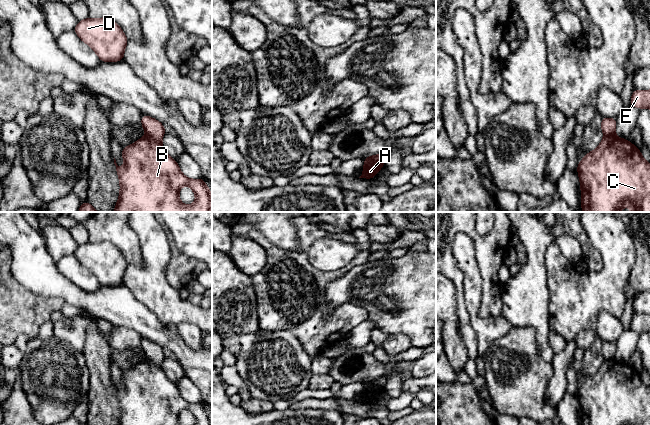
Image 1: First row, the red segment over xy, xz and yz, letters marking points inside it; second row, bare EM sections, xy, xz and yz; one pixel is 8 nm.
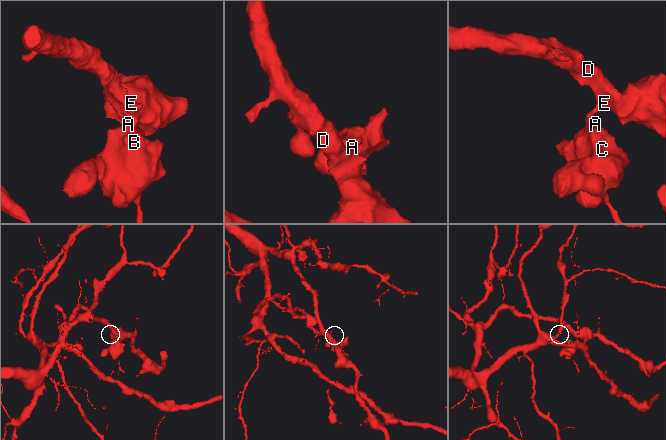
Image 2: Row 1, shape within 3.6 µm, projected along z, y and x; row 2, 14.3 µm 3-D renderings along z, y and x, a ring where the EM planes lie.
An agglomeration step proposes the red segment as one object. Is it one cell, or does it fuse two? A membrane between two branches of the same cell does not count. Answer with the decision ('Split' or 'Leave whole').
Split

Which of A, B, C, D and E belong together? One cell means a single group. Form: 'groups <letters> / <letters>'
groups A B C / D E

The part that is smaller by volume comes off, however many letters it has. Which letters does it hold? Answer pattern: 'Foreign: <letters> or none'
Foreign: A, B, C

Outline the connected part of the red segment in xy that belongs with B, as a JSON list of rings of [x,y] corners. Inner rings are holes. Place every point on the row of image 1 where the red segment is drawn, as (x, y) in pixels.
[[[141,137],[134,144],[122,148],[122,158],[124,168],[119,167],[114,158],[120,193],[113,212],[212,212],[212,195],[205,181],[184,176],[177,161],[166,153],[160,141]],[[184,185],[195,193],[196,200],[191,206],[179,199],[179,190]]]

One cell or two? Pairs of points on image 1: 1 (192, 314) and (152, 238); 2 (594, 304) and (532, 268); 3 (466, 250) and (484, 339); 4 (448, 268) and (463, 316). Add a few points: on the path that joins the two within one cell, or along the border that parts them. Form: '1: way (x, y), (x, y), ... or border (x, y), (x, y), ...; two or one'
1: way (172, 299), (154, 281), (154, 258); one
2: border (545, 252), (545, 277), (550, 299); two
3: way (467, 272), (467, 288), (472, 295), (475, 317); one
4: way (458, 280), (460, 304); one

